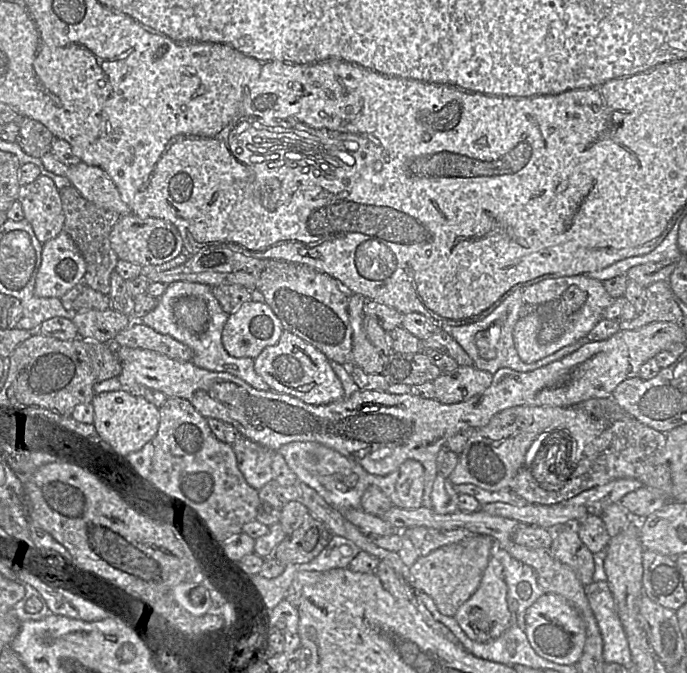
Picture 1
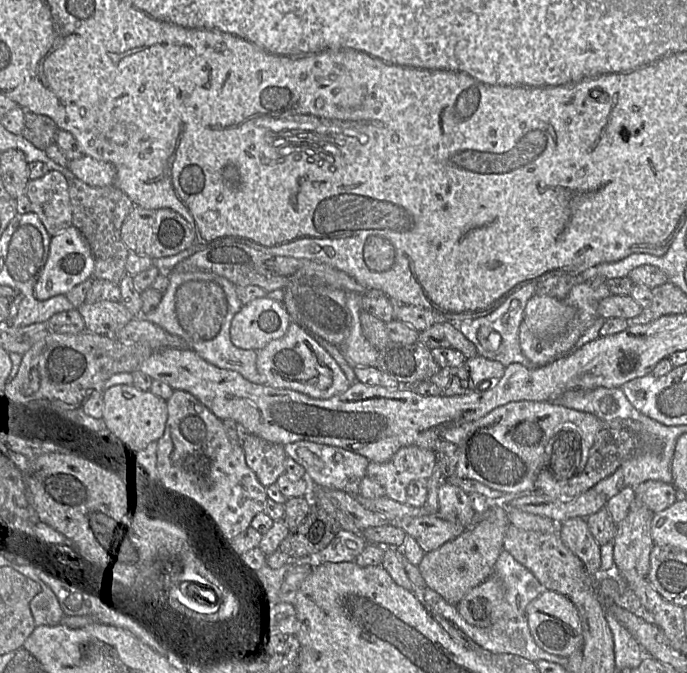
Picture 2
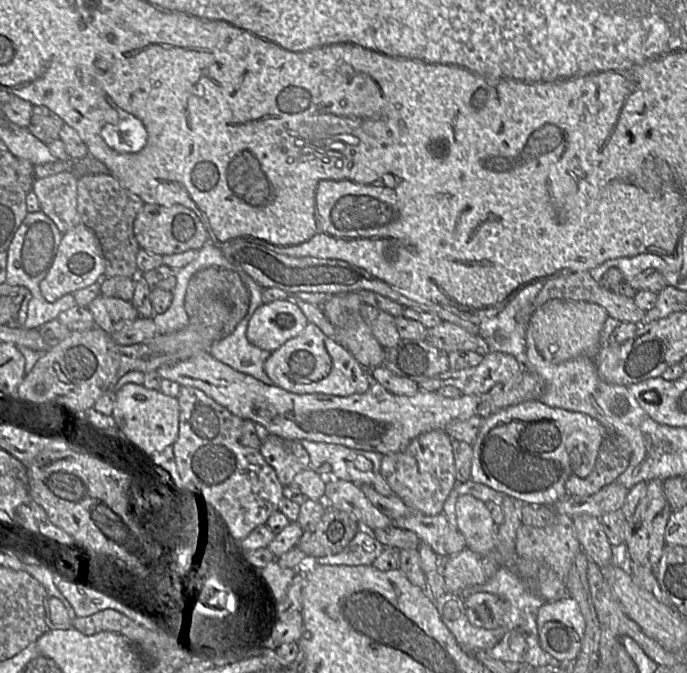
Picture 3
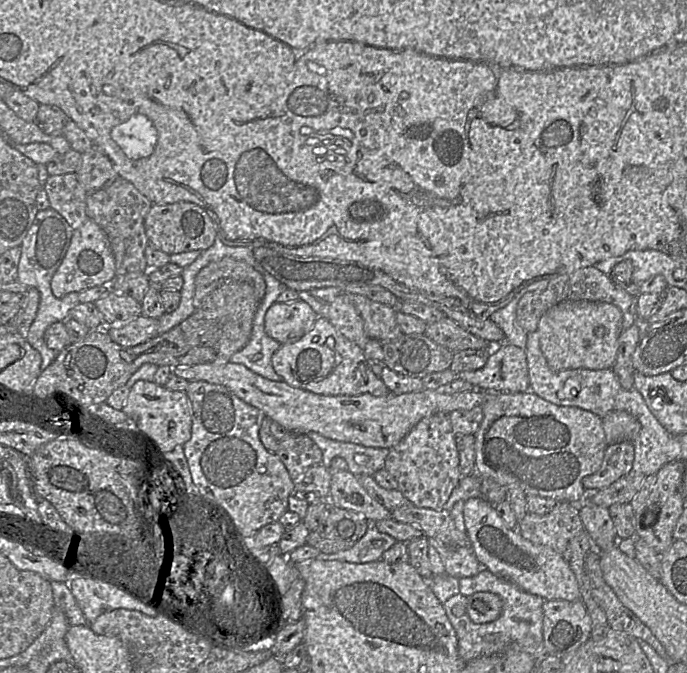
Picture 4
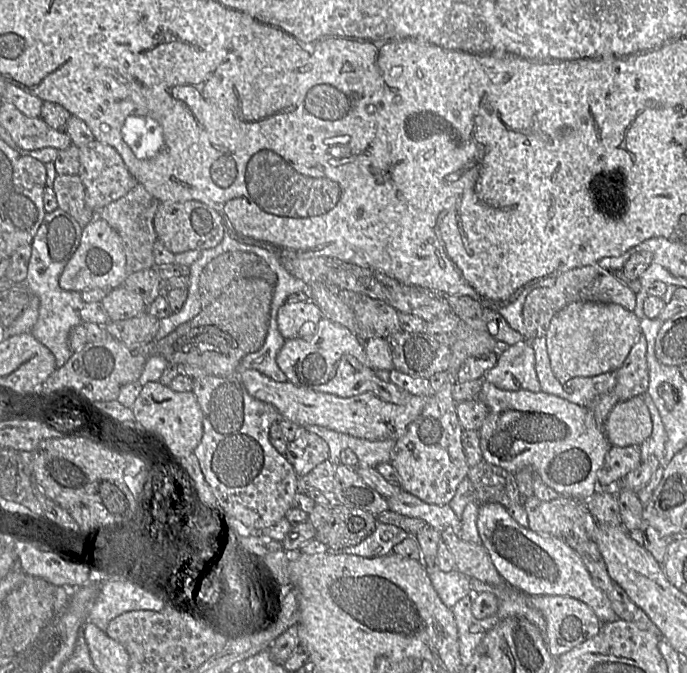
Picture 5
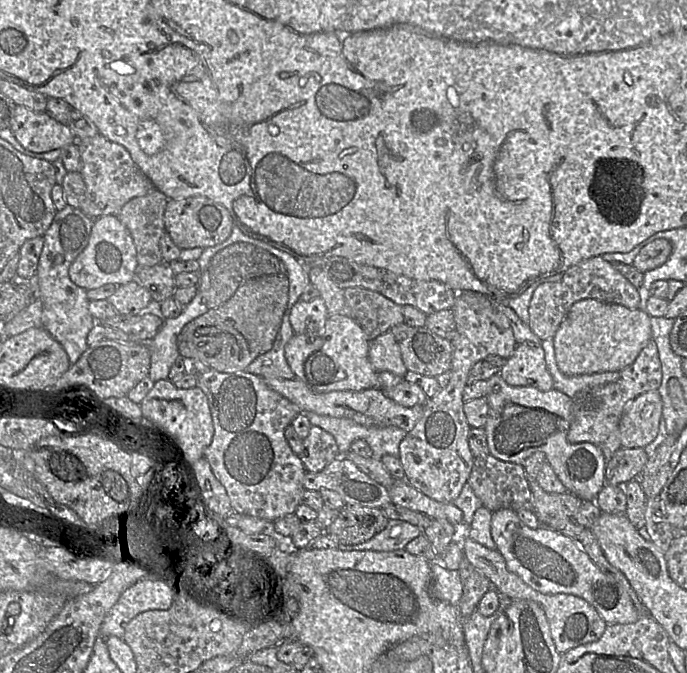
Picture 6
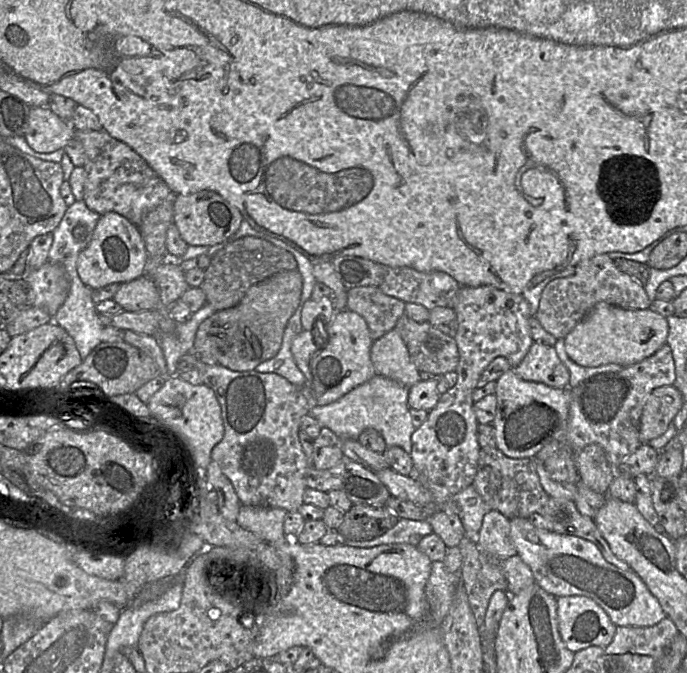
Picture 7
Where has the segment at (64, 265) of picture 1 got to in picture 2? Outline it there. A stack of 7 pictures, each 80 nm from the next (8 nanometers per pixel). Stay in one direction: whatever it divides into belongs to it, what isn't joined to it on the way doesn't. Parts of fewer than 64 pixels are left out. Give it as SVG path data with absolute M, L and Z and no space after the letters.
M71 226L51 238L48 259L34 286L34 295L40 301L57 295L66 295L77 285L92 278L93 272L94 257L91 249L79 230Z

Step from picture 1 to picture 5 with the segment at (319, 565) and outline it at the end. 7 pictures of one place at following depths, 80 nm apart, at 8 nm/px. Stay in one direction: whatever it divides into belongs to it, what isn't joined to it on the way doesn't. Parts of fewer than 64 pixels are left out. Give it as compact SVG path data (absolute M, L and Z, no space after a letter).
M378 522L374 532L361 543L341 549L329 549L330 554L350 554L364 558L381 557L392 552L394 546L408 538L404 530Z

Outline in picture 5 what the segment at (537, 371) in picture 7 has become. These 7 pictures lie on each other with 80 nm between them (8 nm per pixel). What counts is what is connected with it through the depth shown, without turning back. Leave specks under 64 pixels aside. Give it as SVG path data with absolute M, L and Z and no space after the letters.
M528 341L510 345L499 356L496 365L487 371L484 381L509 390L540 392L535 370L535 352Z

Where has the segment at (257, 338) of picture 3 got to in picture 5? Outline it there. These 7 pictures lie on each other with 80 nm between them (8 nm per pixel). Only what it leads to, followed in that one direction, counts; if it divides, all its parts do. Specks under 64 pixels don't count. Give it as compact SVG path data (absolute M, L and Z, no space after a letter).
M312 300L285 302L277 311L277 328L285 340L303 338L315 332L323 317Z

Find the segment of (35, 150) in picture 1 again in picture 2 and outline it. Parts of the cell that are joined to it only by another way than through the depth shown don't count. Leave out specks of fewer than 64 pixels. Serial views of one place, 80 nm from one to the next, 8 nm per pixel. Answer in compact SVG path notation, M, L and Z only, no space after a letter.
M25 110L22 136L37 149L45 151L54 144L58 130L50 117Z

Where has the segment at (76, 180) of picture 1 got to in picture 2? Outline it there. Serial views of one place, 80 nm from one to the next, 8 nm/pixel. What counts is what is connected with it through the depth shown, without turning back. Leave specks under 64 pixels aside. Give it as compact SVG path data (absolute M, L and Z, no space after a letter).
M82 156L80 159L69 161L68 168L76 178L89 186L115 185L115 168L113 165L90 156Z

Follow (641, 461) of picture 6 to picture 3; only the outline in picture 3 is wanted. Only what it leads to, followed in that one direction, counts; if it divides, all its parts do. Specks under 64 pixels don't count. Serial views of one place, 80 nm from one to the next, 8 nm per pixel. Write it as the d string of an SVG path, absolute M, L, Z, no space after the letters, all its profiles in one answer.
M608 432L598 451L591 473L586 477L572 476L565 483L567 495L586 496L615 482L632 455L629 441L622 435Z

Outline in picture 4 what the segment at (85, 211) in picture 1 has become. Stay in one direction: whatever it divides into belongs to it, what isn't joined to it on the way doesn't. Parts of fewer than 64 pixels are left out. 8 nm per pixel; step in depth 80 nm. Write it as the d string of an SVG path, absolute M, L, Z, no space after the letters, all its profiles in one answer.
M117 177L106 185L86 195L86 214L106 234L114 259L117 275L149 272L145 249L149 245L144 221L153 203L141 194L129 181Z

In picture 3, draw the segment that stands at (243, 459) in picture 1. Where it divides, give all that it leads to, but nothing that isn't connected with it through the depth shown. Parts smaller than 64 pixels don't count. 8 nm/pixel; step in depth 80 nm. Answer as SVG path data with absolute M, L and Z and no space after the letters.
M268 434L261 442L260 453L266 462L275 470L276 475L283 486L289 486L295 476L302 470L309 468L309 454L300 441L288 440L282 437Z

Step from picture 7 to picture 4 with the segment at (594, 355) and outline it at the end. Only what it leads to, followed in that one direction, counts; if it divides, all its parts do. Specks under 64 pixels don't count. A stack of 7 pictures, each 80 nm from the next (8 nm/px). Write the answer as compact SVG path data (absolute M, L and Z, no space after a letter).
M564 301L550 308L539 320L539 344L548 366L554 371L612 368L617 357L618 338L624 313L605 302Z

